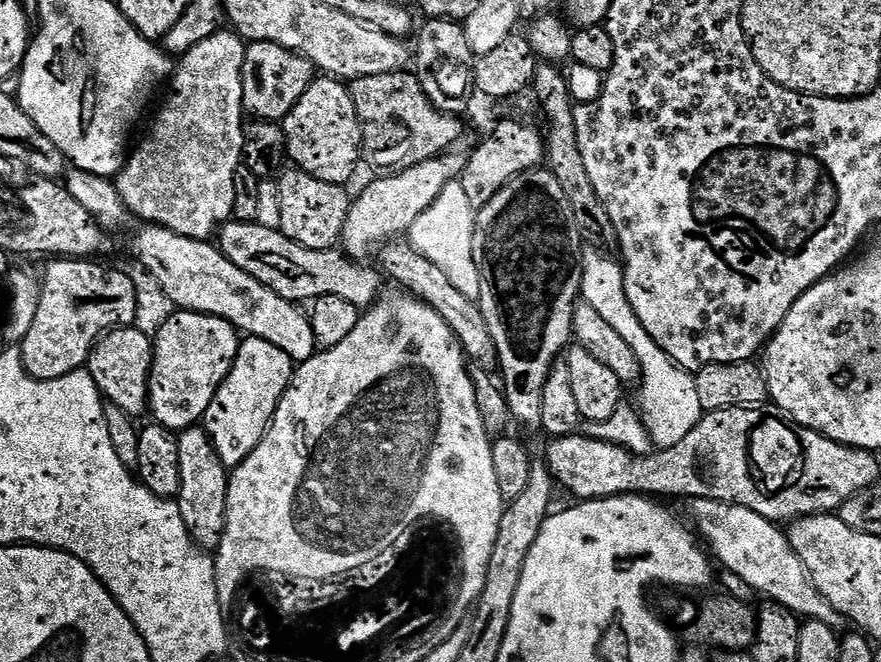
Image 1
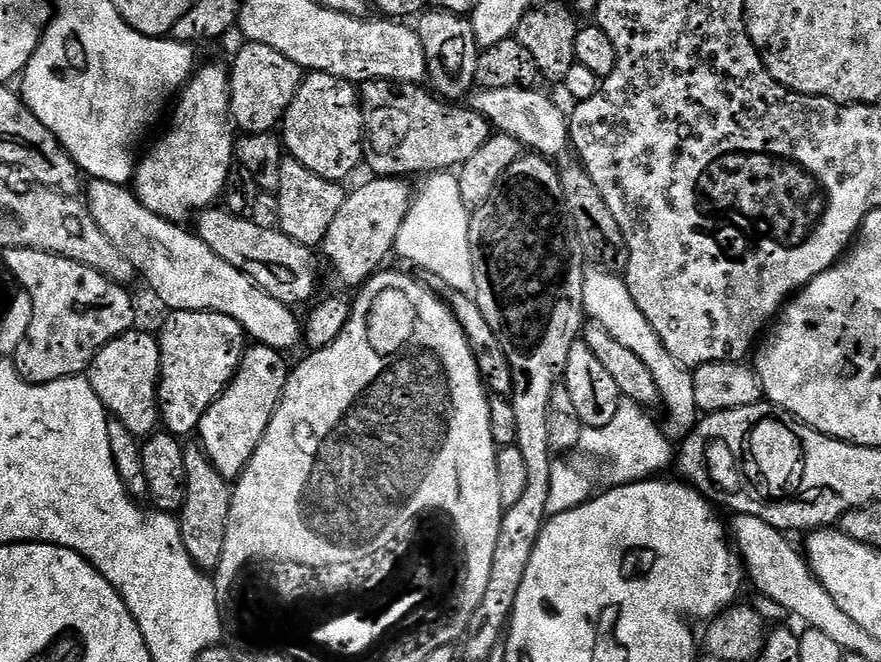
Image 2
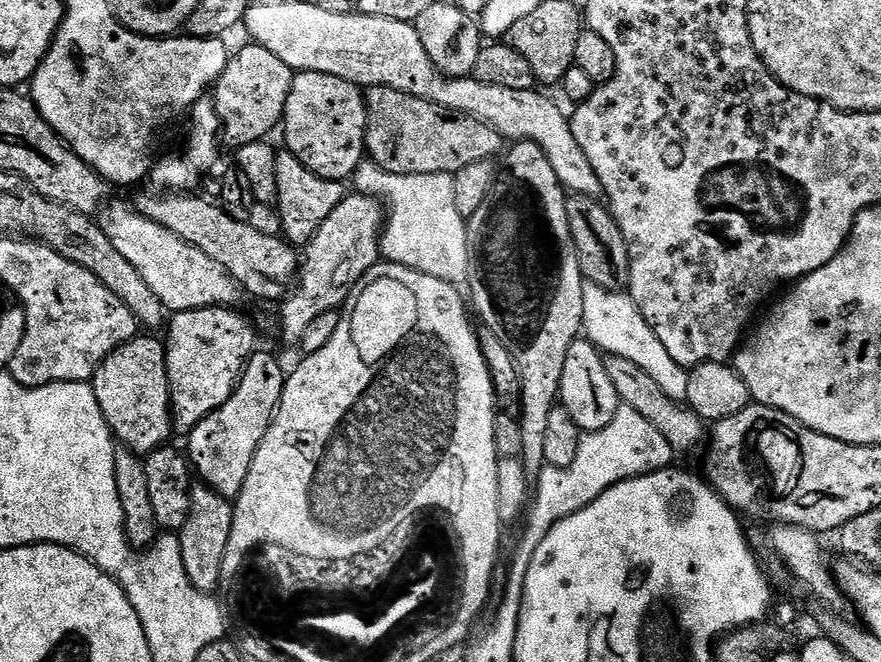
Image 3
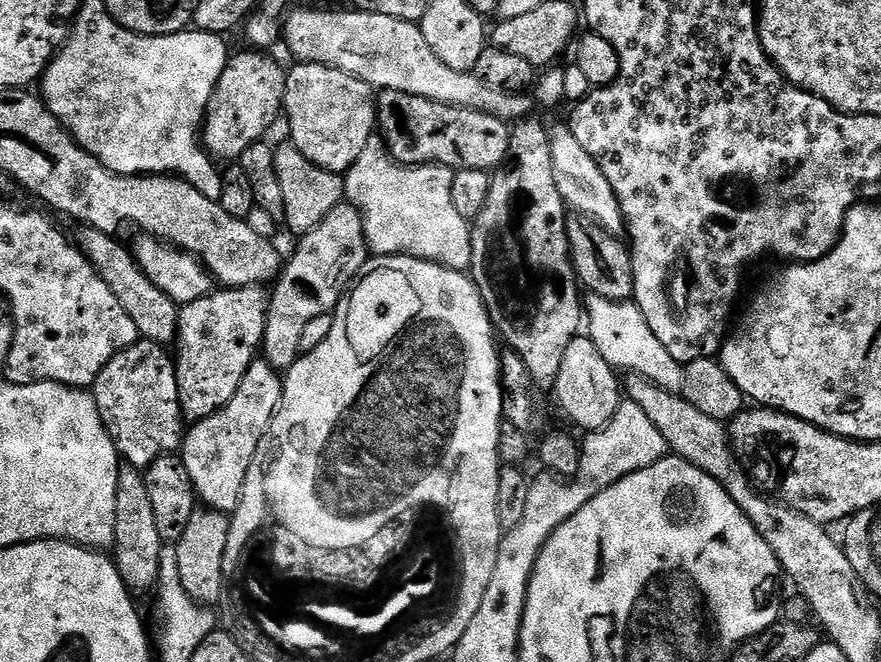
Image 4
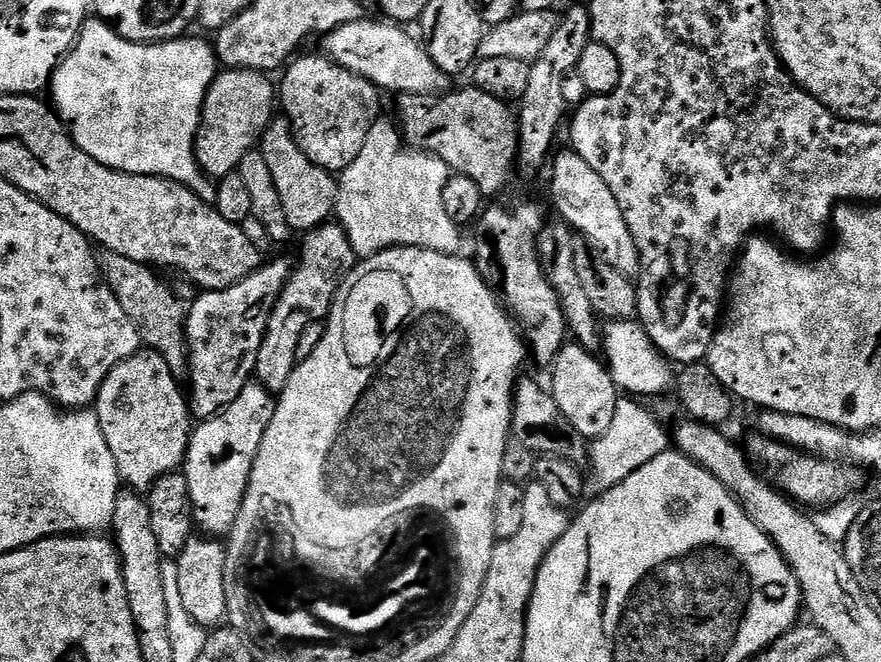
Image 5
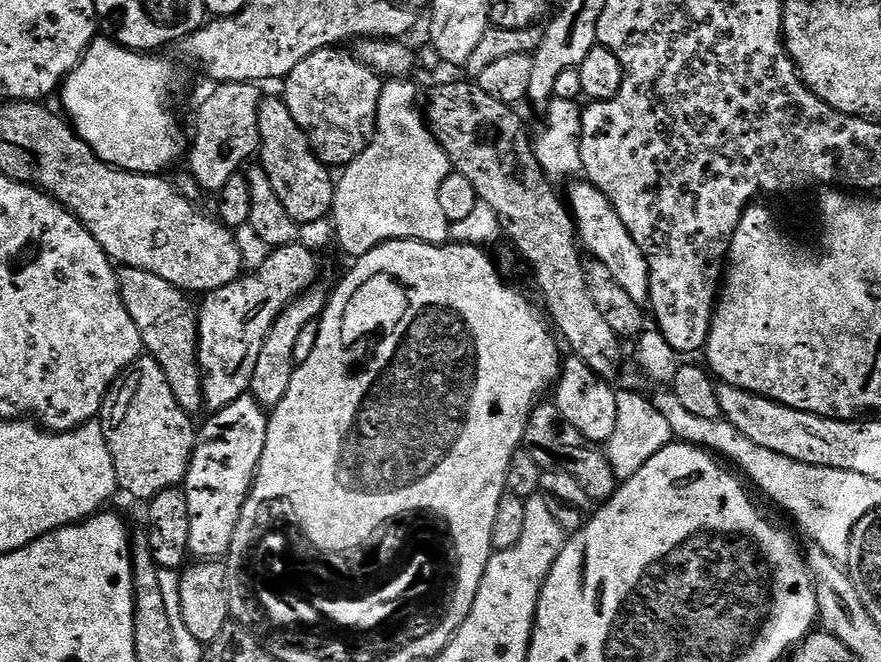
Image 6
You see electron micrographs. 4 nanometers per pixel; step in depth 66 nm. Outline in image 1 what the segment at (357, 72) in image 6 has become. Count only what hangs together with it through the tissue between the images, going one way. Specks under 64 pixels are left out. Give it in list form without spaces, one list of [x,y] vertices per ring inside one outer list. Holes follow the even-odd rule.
[[[327,74],[313,79],[290,114],[284,117],[282,127],[288,147],[287,159],[322,182],[347,185],[360,160],[362,164],[362,125],[349,85],[343,79]]]

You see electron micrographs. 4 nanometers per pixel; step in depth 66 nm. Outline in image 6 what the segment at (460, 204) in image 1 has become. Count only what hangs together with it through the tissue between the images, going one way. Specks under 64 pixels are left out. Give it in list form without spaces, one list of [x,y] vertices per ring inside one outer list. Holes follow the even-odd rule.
[[[392,78],[381,85],[378,100],[378,114],[376,115],[375,122],[375,134],[372,136],[372,140],[368,144],[366,150],[364,150],[354,162],[345,165],[345,168],[340,174],[342,176],[340,177],[339,175],[339,178],[337,179],[330,216],[331,219],[334,218],[334,228],[340,242],[340,248],[349,256],[349,258],[364,256],[369,250],[378,247],[386,241],[412,240],[426,242],[427,244],[444,244],[447,243],[451,237],[451,224],[446,218],[446,214],[443,213],[442,206],[439,204],[438,188],[442,186],[442,182],[449,176],[452,167],[449,162],[449,156],[442,150],[440,144],[437,143],[432,132],[429,130],[423,113],[421,111],[420,113],[418,112],[418,106],[416,104],[418,88],[412,82],[414,81],[406,78]]]

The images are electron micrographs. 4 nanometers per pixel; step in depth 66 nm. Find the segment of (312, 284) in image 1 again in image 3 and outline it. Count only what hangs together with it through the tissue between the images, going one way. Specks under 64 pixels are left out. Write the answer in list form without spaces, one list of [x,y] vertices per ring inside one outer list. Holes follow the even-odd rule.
[[[152,194],[140,196],[134,200],[136,211],[146,218],[166,226],[178,238],[198,246],[202,254],[210,254],[218,266],[222,266],[245,293],[257,296],[260,300],[283,301],[290,289],[298,280],[298,252],[293,245],[285,242],[280,236],[261,234],[242,220],[230,218],[223,208],[211,199],[200,194]]]

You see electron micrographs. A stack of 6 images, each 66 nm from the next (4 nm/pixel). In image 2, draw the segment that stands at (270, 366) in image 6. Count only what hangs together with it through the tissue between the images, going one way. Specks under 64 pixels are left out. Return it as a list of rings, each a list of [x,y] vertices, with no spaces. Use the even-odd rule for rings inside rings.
[[[371,178],[361,188],[345,195],[342,210],[338,210],[322,245],[324,256],[340,284],[351,290],[359,289],[371,276],[375,276],[380,264],[394,252],[396,235],[407,216],[410,191],[404,178]]]

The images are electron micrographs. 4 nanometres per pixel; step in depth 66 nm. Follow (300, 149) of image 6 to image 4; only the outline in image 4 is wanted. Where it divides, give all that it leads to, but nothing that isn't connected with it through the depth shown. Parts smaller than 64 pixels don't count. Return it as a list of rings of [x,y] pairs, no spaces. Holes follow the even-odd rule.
[[[284,142],[281,148],[275,149],[274,170],[278,170],[278,182],[282,182],[282,202],[284,203],[283,223],[295,234],[303,234],[314,230],[345,199],[344,181],[345,177],[338,172],[327,172],[318,166],[314,166],[302,153],[292,145],[291,142]]]

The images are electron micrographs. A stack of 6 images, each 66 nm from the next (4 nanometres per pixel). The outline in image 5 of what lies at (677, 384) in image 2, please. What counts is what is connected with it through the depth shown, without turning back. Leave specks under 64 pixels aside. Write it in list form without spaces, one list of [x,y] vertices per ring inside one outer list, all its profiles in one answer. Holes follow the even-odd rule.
[[[635,319],[611,321],[602,332],[602,352],[606,357],[608,373],[612,375],[612,380],[621,393],[636,398],[651,398],[663,396],[673,387],[673,365],[661,356],[652,345],[652,339]]]

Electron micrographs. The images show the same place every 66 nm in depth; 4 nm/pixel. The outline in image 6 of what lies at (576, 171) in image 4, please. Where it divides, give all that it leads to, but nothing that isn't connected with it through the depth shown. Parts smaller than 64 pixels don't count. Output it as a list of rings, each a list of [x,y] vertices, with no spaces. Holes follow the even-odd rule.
[[[589,182],[576,184],[566,192],[566,203],[576,221],[576,230],[579,243],[585,251],[596,260],[600,260],[609,267],[610,274],[615,281],[634,302],[640,307],[647,307],[649,298],[649,263],[642,254],[641,248],[630,234],[630,230],[618,218],[618,210],[612,208],[612,203],[606,198],[606,194]]]

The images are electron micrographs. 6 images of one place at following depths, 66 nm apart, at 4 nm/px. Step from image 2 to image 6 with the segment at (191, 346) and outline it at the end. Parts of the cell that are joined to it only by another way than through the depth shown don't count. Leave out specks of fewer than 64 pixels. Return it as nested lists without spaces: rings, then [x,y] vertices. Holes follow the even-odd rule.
[[[297,242],[290,246],[272,249],[270,258],[266,258],[266,266],[253,268],[239,280],[230,282],[218,290],[207,293],[203,297],[204,305],[198,308],[198,362],[202,374],[202,394],[204,406],[209,413],[230,406],[238,398],[249,395],[252,386],[254,365],[258,363],[258,354],[262,350],[262,342],[266,342],[266,334],[270,326],[284,313],[290,301],[301,296],[307,288],[313,287],[320,276],[320,260],[304,245]]]

